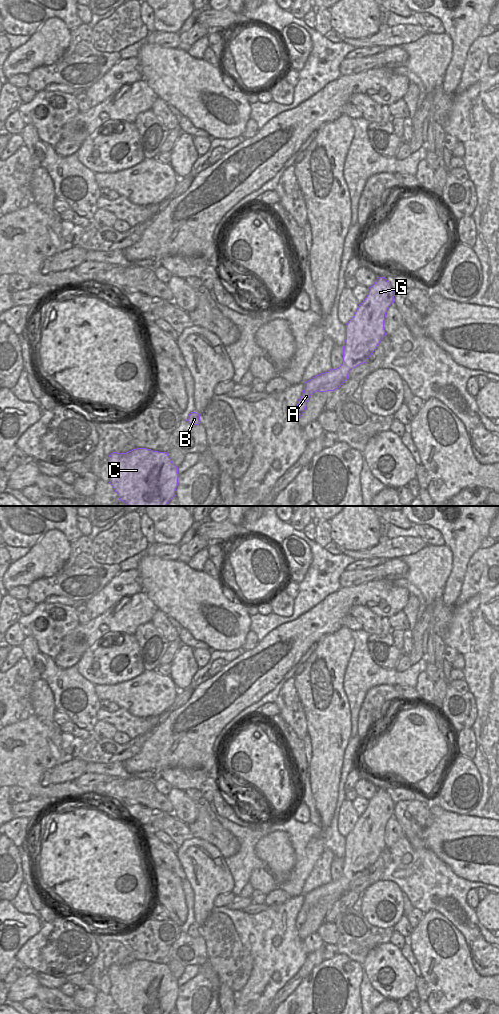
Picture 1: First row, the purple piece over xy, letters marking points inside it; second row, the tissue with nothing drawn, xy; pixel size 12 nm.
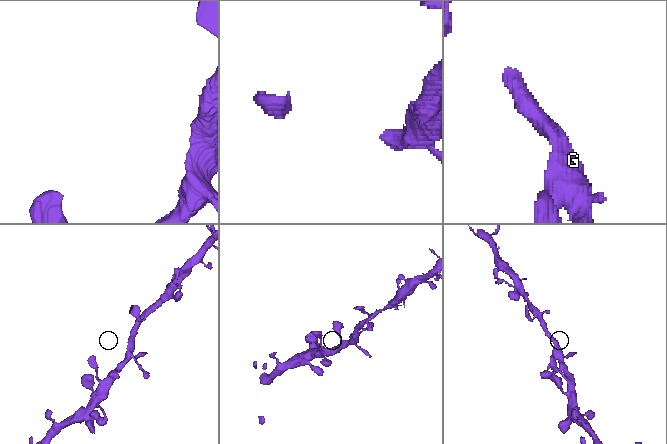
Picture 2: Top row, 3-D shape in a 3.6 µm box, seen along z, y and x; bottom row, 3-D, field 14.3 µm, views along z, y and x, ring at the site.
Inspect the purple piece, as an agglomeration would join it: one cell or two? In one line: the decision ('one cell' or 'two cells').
one cell

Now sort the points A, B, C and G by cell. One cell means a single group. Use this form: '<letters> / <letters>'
A B C G

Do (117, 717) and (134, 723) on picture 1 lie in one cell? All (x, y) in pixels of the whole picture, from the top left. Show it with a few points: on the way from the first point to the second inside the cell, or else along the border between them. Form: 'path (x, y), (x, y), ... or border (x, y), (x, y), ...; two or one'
path (121, 719), (126, 723), (130, 723); one

